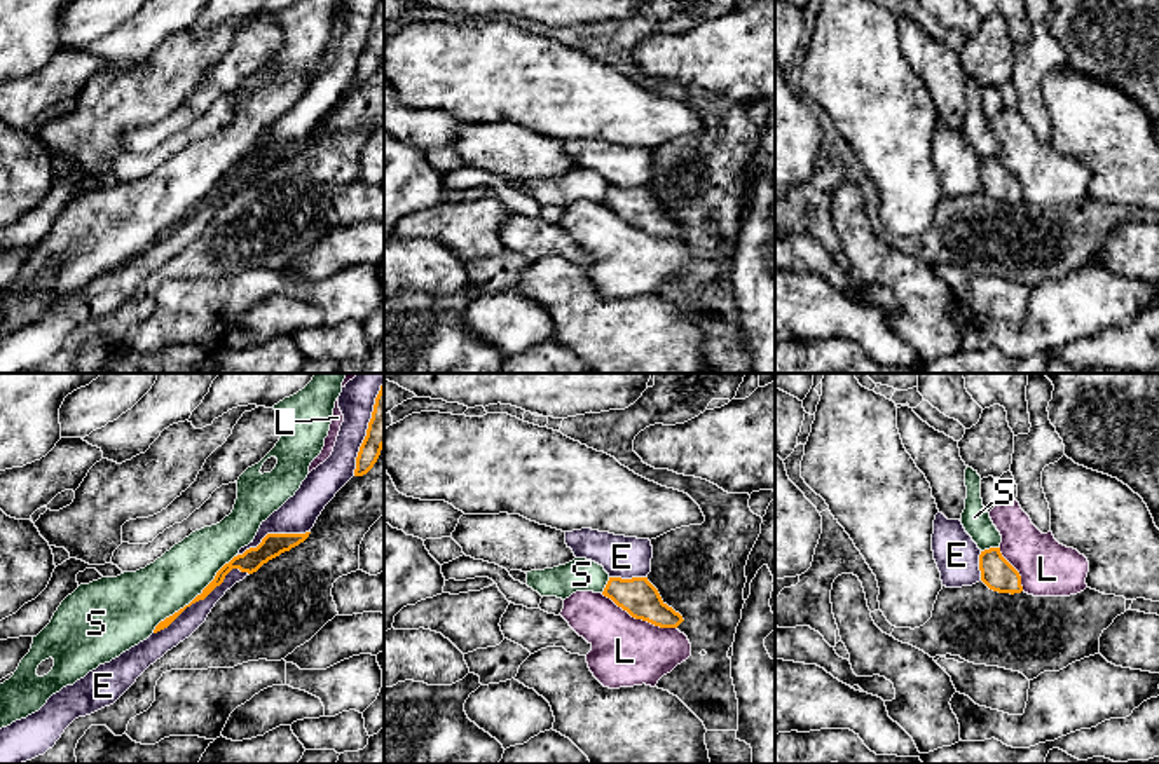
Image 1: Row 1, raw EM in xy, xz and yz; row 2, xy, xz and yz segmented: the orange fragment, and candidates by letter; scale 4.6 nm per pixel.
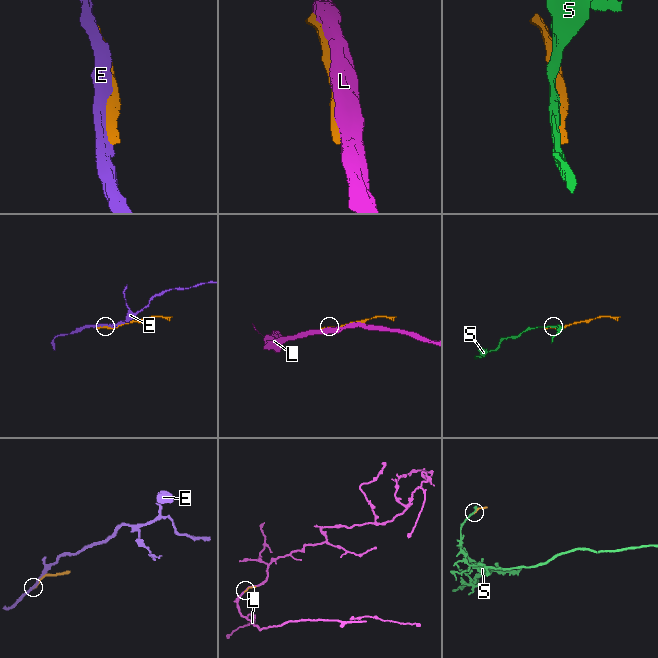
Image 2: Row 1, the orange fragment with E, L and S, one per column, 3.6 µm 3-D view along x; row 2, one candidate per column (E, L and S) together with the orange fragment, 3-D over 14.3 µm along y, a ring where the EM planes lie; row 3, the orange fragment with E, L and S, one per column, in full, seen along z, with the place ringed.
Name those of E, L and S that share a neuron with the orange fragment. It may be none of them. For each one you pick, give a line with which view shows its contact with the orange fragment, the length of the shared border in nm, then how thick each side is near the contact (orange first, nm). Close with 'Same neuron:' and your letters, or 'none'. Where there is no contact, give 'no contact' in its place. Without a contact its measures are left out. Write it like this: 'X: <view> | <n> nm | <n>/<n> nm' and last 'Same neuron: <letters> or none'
Same neuron: none

